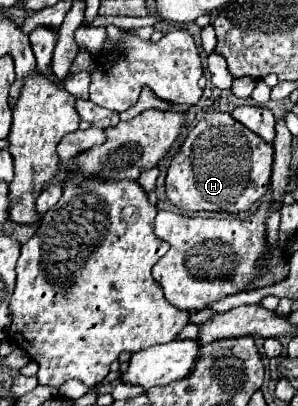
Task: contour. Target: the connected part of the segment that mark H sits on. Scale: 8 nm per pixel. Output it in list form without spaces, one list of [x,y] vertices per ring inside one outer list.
[[[210,113],[190,129],[166,175],[166,195],[182,211],[242,213],[264,197],[272,173],[272,145],[236,123],[230,113]]]

